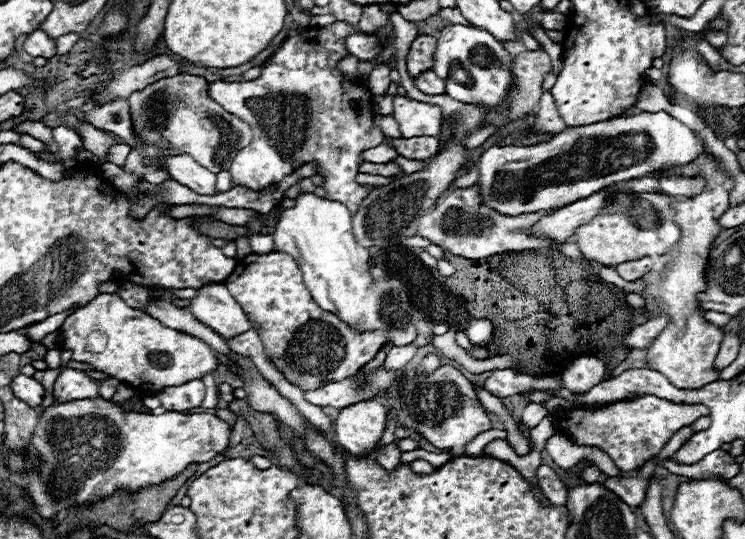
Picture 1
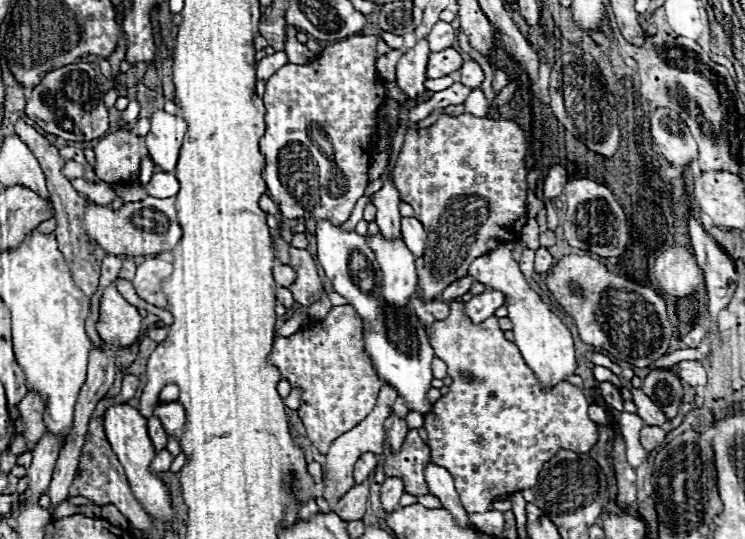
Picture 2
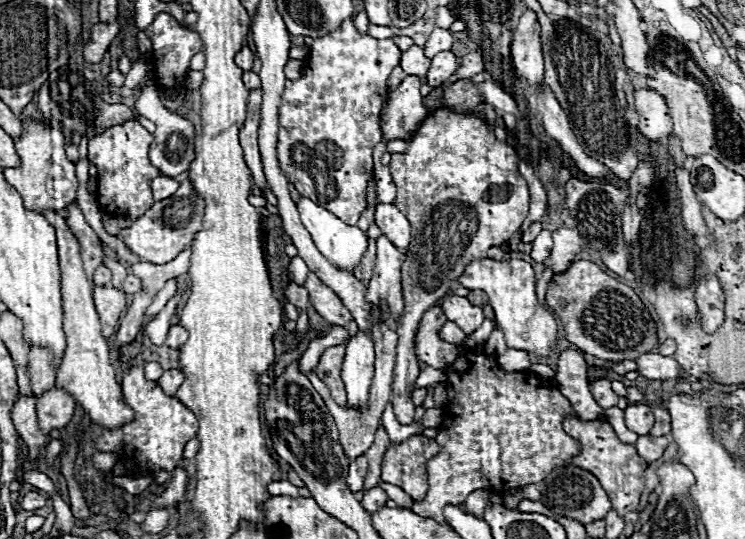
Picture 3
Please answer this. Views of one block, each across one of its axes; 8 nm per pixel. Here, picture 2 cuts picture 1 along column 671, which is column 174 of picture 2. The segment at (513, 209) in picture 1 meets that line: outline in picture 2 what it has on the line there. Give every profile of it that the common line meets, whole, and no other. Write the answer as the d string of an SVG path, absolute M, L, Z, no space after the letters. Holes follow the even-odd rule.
M156 110L150 122L152 122L152 128L146 136L146 148L150 152L150 158L164 172L174 172L182 138L188 126L182 116L172 116L164 110Z

